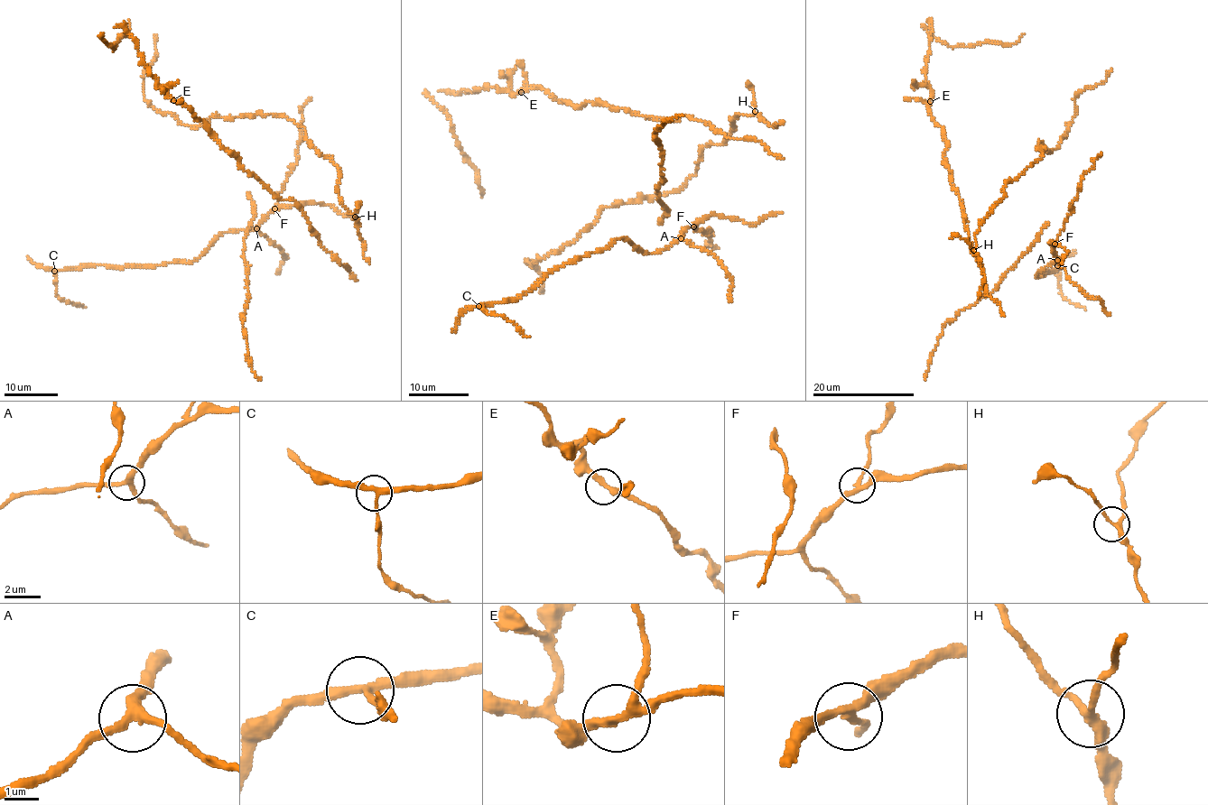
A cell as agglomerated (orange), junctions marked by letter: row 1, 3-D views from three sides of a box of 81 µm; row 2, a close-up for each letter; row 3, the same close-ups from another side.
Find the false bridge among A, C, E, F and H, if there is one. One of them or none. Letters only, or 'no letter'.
F

